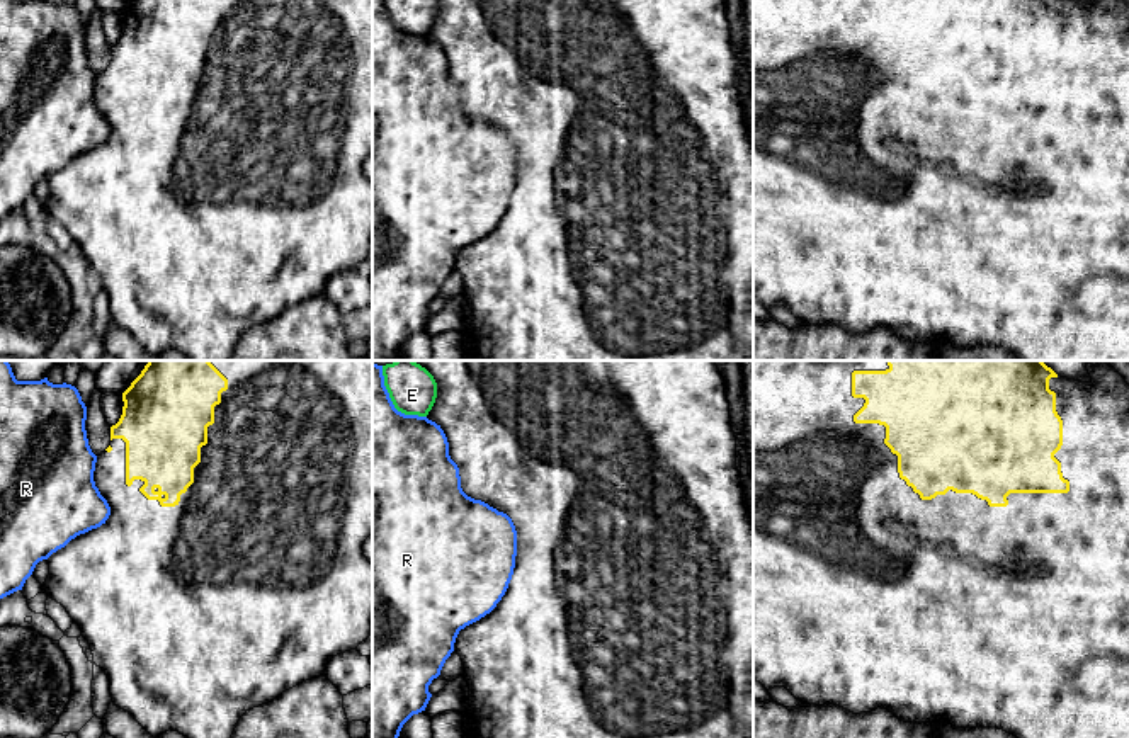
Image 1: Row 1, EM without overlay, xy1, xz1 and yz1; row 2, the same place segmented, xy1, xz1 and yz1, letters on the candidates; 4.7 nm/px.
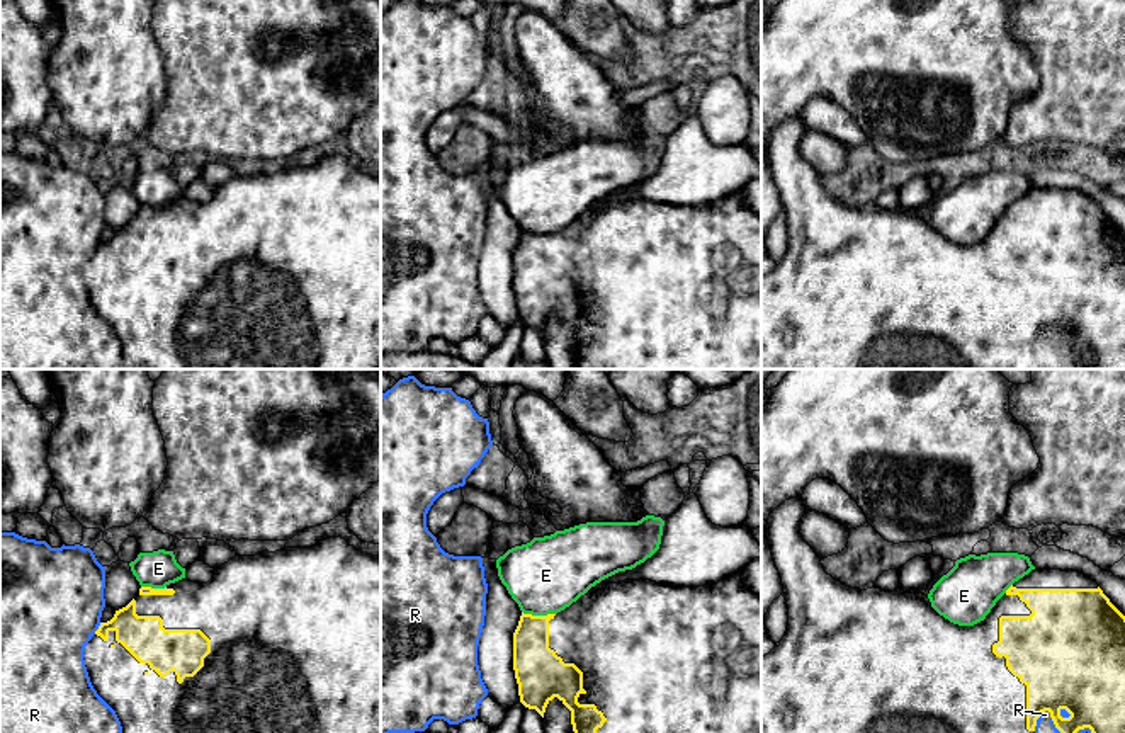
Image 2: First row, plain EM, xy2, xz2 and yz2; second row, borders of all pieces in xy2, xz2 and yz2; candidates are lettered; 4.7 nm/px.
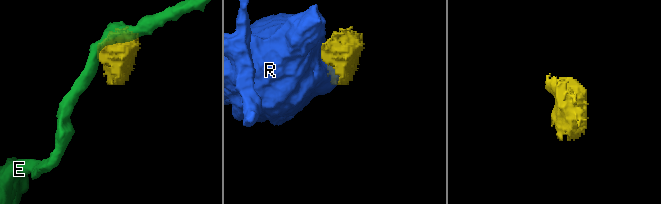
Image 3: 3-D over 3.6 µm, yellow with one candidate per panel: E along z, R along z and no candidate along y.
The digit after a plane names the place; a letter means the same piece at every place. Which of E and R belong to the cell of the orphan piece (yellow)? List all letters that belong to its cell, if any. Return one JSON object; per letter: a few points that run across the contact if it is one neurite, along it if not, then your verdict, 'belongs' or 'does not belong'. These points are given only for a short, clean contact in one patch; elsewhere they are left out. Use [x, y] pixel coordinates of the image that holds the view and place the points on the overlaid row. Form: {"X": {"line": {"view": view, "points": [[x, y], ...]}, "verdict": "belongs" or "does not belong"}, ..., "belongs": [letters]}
{"E": {"line": {"view": "xz2", "points": [[522, 611], [554, 614]]}, "verdict": "does not belong"}, "R": {"verdict": "does not belong"}, "belongs": []}

